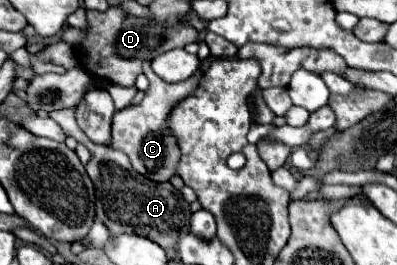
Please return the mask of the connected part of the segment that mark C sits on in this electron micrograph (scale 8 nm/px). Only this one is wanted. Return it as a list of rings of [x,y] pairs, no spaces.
[[[145,63],[143,73],[149,77],[151,85],[145,91],[145,99],[139,105],[129,105],[129,107],[125,107],[121,111],[115,111],[113,125],[111,125],[111,149],[123,151],[129,157],[133,169],[137,173],[145,175],[147,179],[169,181],[175,175],[175,167],[177,167],[177,163],[181,159],[181,151],[179,151],[177,139],[171,135],[167,119],[169,119],[171,109],[177,103],[181,103],[185,99],[185,95],[189,95],[199,85],[203,69],[199,67],[195,71],[197,75],[191,75],[189,81],[183,81],[183,83],[167,83],[167,81],[159,79],[151,71],[149,63]]]

